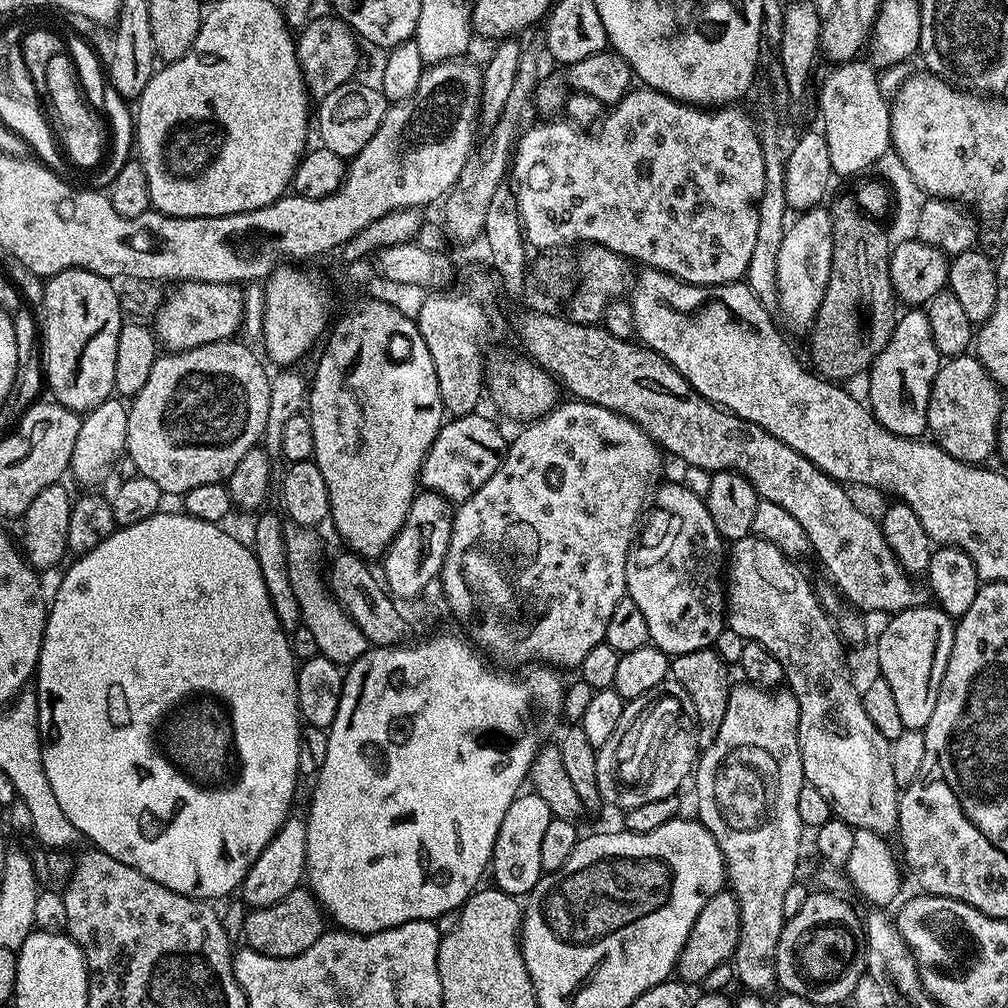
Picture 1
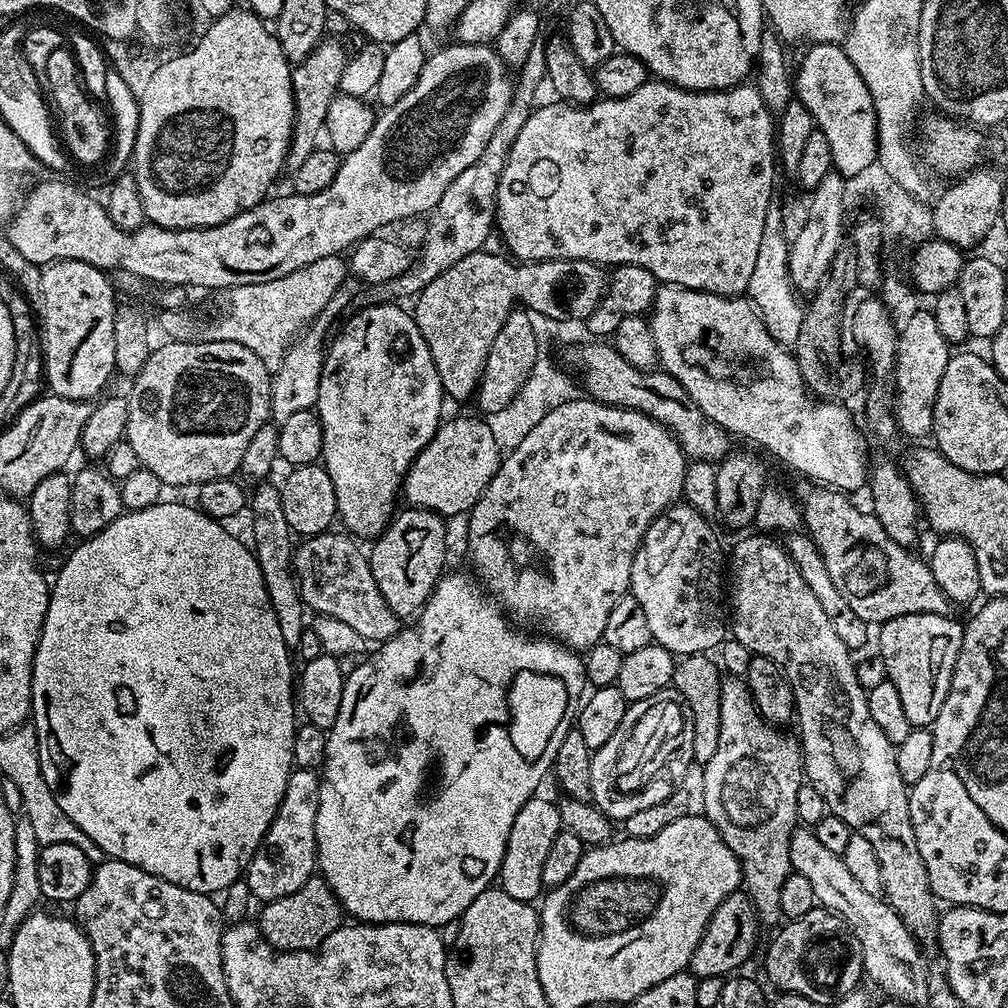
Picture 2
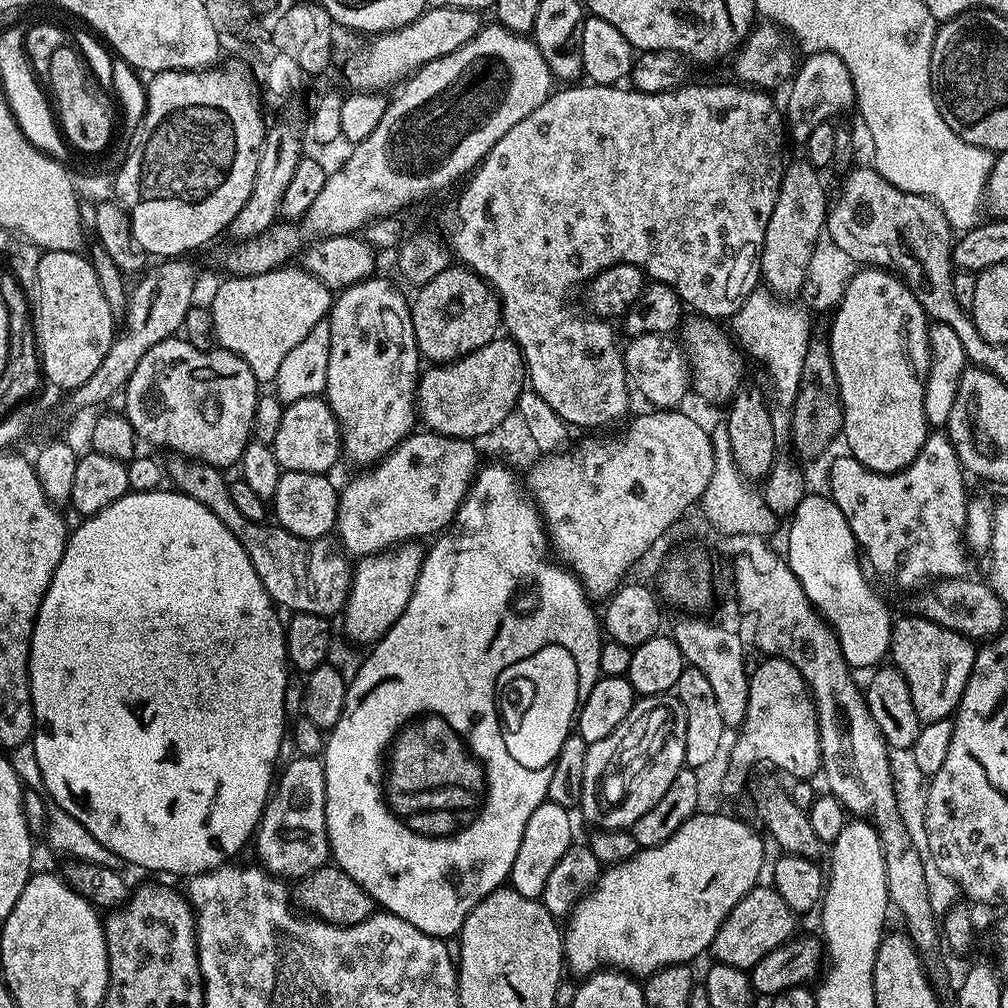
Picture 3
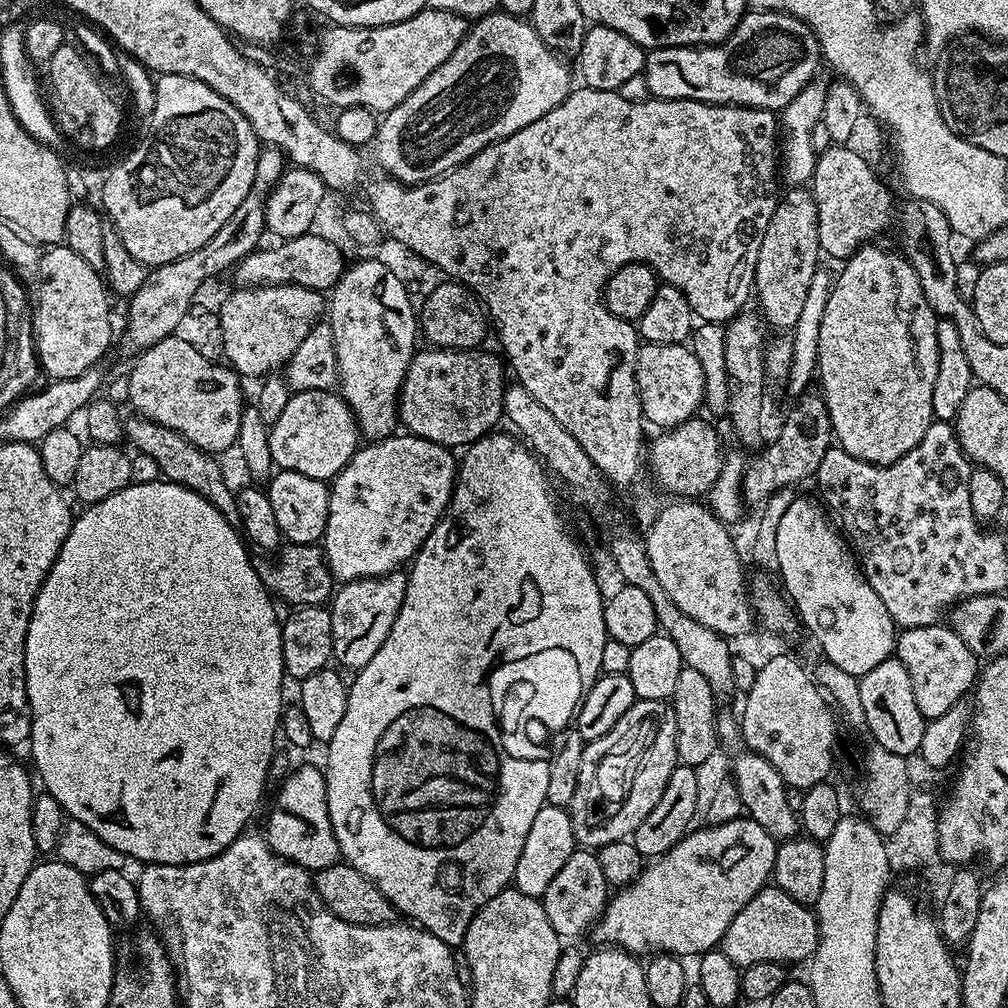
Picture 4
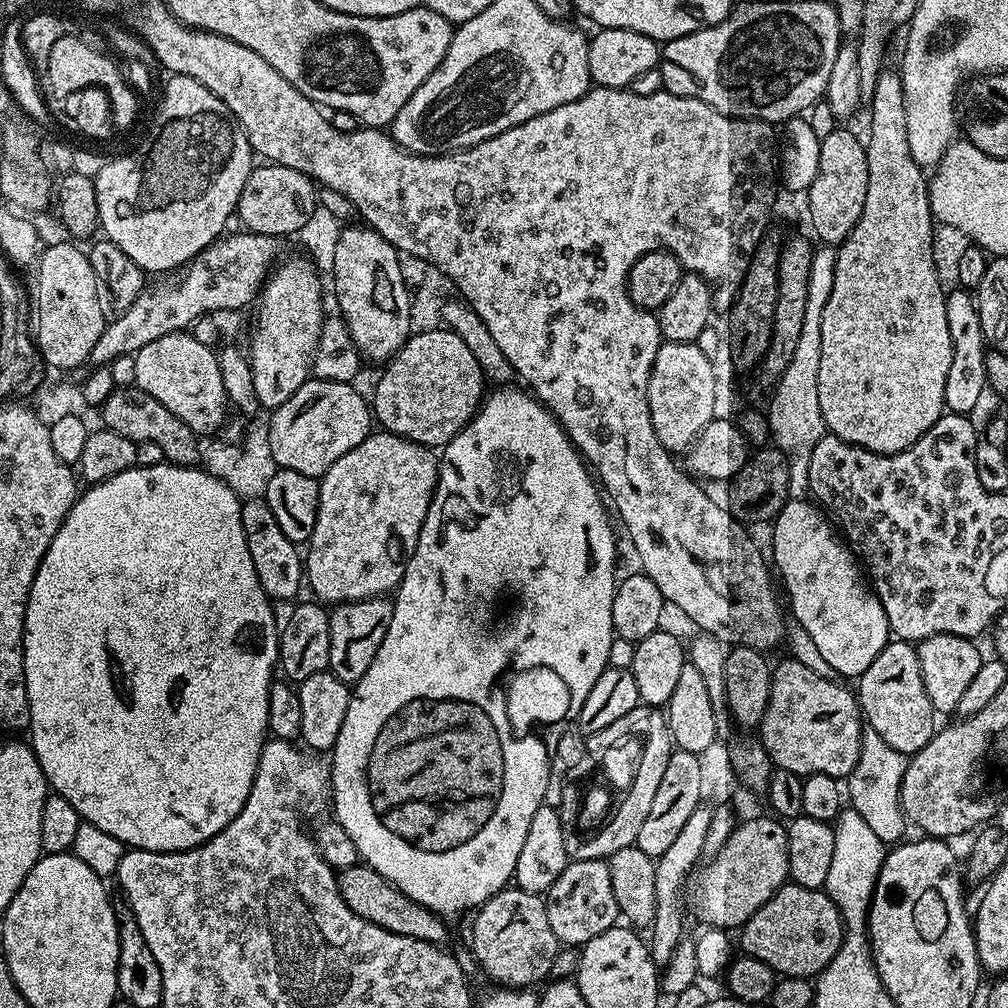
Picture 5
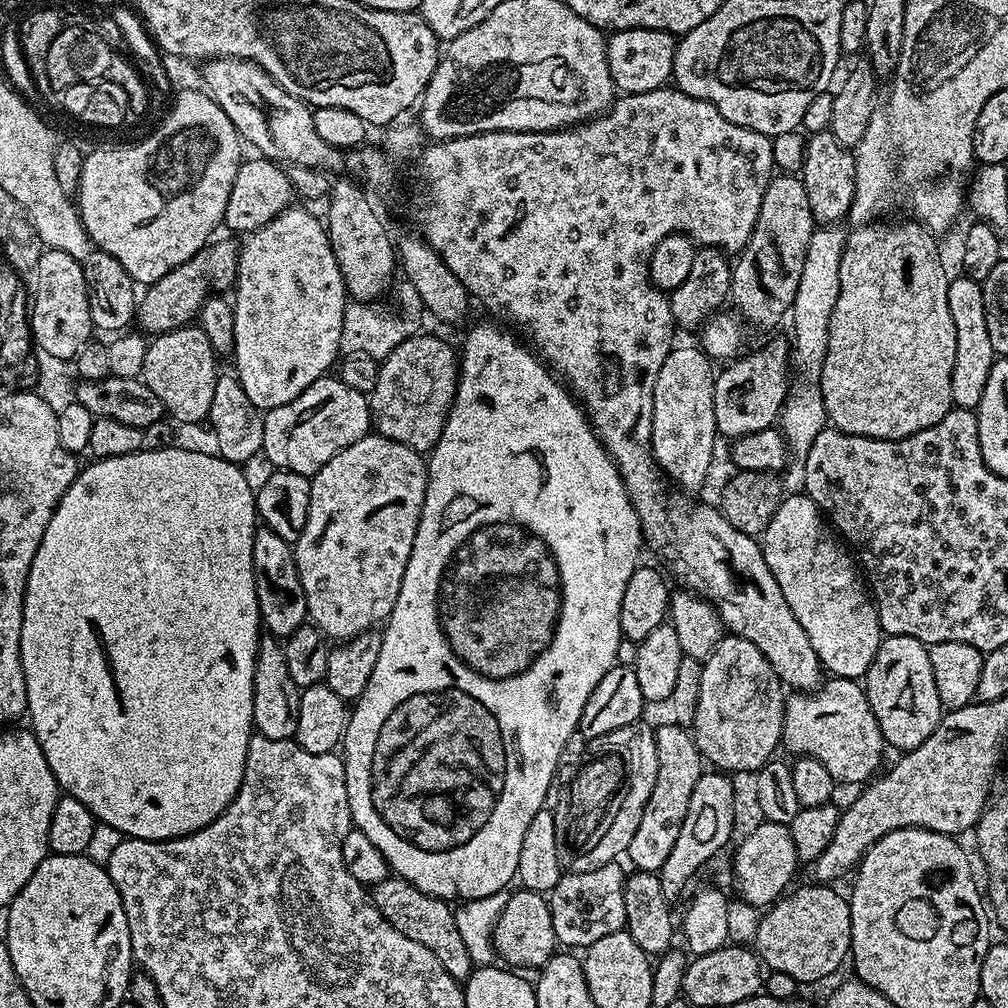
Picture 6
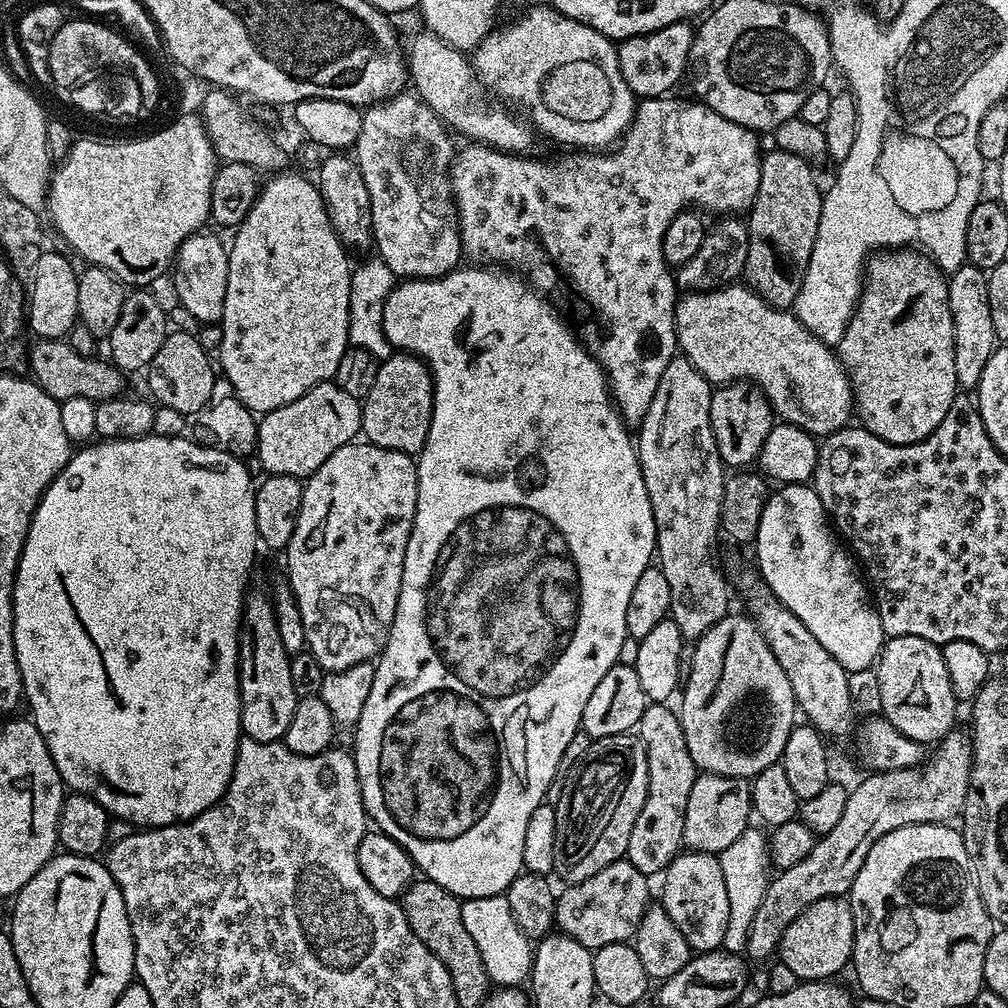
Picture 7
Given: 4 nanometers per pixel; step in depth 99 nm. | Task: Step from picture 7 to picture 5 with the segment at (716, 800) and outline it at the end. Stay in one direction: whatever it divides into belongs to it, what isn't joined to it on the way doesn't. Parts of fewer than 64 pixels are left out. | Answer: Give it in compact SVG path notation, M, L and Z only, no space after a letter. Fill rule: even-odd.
M701 806L690 814L686 821L686 826L678 833L678 839L666 849L666 854L655 857L656 869L654 870L654 902L656 903L656 913L654 922L650 929L650 951L652 961L658 966L666 965L670 962L670 954L680 940L685 939L684 932L684 904L682 896L684 894L684 883L689 883L690 875L697 867L696 862L703 857L703 843L706 839L706 830L710 824L710 818L713 809L707 806ZM693 867L693 868L692 868ZM689 874L689 876L688 876Z

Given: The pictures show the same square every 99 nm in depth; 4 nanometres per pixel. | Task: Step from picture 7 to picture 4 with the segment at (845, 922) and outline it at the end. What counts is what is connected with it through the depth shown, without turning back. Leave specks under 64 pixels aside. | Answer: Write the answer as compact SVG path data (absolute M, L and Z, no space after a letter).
M765 886L742 910L738 910L738 915L730 926L726 926L726 934L722 941L722 951L730 962L734 962L736 967L743 970L754 966L758 962L774 962L785 966L796 964L799 960L807 961L816 955L816 947L820 945L820 922L817 913L811 907L786 894L781 888L775 886Z

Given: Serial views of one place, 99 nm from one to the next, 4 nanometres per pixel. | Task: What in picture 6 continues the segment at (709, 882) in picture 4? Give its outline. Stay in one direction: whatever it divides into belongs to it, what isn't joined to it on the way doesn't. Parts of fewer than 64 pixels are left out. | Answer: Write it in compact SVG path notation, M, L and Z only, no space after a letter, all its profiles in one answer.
M764 824L758 826L754 834L738 844L736 861L732 868L736 871L736 888L739 899L752 904L758 910L767 909L789 891L788 883L796 872L798 861L794 850L794 838L790 838L788 825Z

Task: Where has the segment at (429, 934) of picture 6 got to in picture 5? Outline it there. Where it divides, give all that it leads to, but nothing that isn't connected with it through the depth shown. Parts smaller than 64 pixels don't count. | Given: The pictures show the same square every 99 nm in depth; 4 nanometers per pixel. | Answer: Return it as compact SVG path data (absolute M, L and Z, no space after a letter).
M357 862L349 868L339 869L336 887L339 888L346 906L350 906L350 910L354 910L358 918L366 918L366 922L399 936L409 936L437 946L447 945L448 928L444 925L447 924L445 917L406 898L406 894L402 894L389 880L382 878L382 874L378 874L367 864Z

